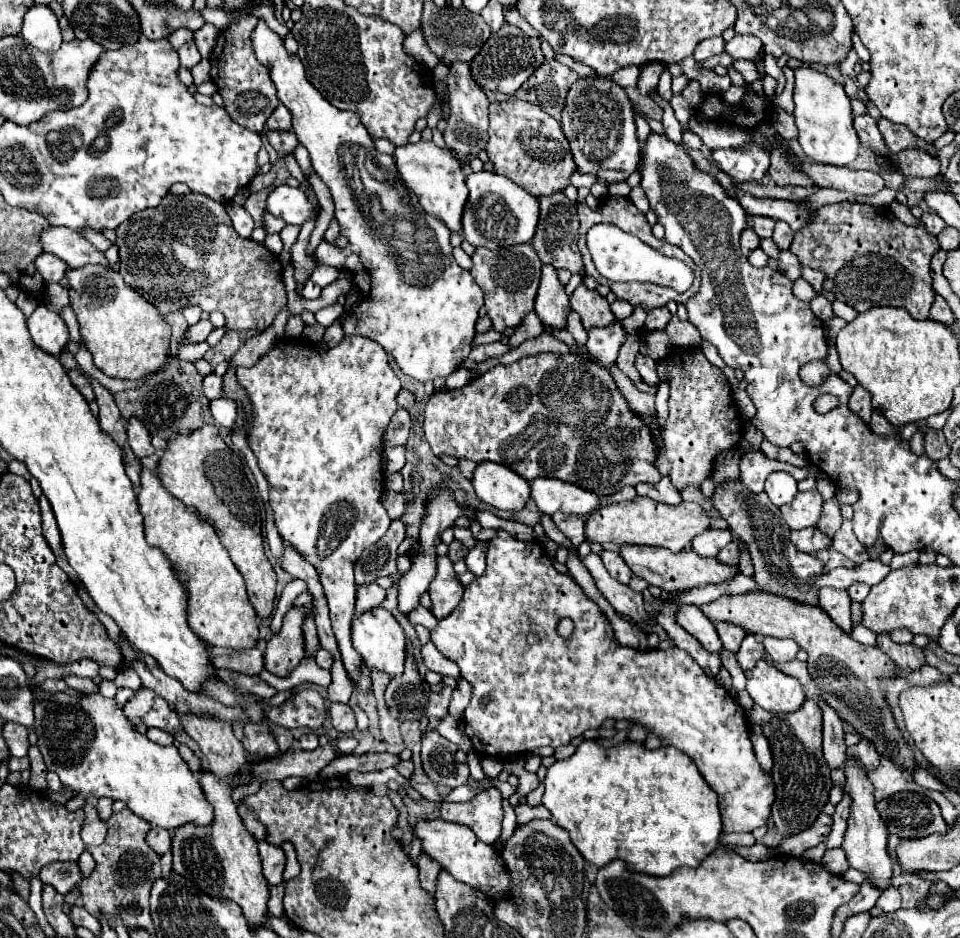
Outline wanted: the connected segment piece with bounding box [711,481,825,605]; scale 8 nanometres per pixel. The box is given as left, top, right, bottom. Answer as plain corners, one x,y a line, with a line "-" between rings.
729,481
715,489
711,501
721,513
721,517
729,523
733,537
741,539
747,545
755,567
753,579
763,589
767,589
767,593
789,597
803,605
819,605
819,597
817,597
819,591
809,587
809,579
821,575
825,565
815,555
801,553
795,549
795,545
791,545
789,527
783,521
779,507
775,507
765,493
755,495
749,489
743,489
741,481

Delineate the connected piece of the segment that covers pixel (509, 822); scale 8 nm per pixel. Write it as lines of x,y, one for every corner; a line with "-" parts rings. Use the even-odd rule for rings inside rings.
503,799
503,809
505,809
505,819
503,819
503,837
501,837
501,841
507,841
513,835
513,831
517,827
517,821
515,821
515,811
511,809
507,799

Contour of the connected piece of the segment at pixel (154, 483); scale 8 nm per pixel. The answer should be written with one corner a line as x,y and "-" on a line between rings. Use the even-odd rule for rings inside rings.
147,469
141,473
141,489
137,495
137,503
145,519
147,541
159,547
171,559
175,571
179,571
179,577
189,591
189,627
203,641
215,647
255,647
259,635
255,609
247,601
243,577
225,547
221,545
213,525
199,517
197,509
187,507
177,497
173,497
163,487
161,479

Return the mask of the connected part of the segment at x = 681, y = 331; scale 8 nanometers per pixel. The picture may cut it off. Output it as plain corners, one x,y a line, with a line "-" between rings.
677,315
671,317
671,321
665,327
665,333
669,335
671,345
675,347
697,347
701,343
701,335
689,321
681,321

